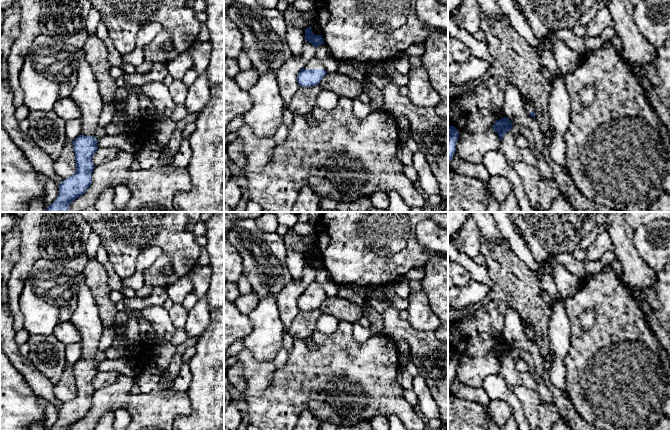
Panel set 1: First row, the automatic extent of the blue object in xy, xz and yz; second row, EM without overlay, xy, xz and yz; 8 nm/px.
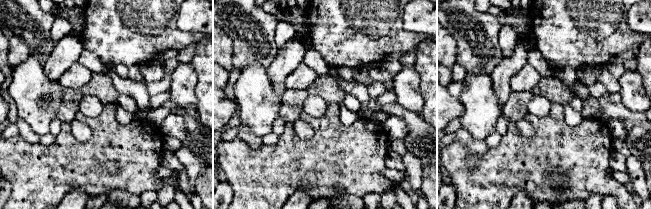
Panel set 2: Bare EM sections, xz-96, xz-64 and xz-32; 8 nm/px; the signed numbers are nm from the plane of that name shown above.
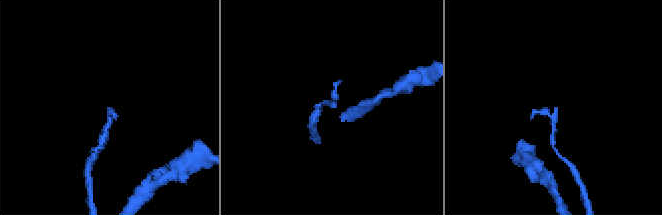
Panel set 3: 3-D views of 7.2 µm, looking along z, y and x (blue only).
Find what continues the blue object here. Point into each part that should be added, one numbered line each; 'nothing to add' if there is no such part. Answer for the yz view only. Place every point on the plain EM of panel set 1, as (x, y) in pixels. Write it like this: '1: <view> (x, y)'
1: yz (528, 330)

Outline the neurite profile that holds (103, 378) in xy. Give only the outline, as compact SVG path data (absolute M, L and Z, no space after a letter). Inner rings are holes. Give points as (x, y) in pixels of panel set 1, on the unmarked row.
M101 371L96 374L92 381L93 389L99 389L101 387L113 384L117 381L120 374L114 371Z

